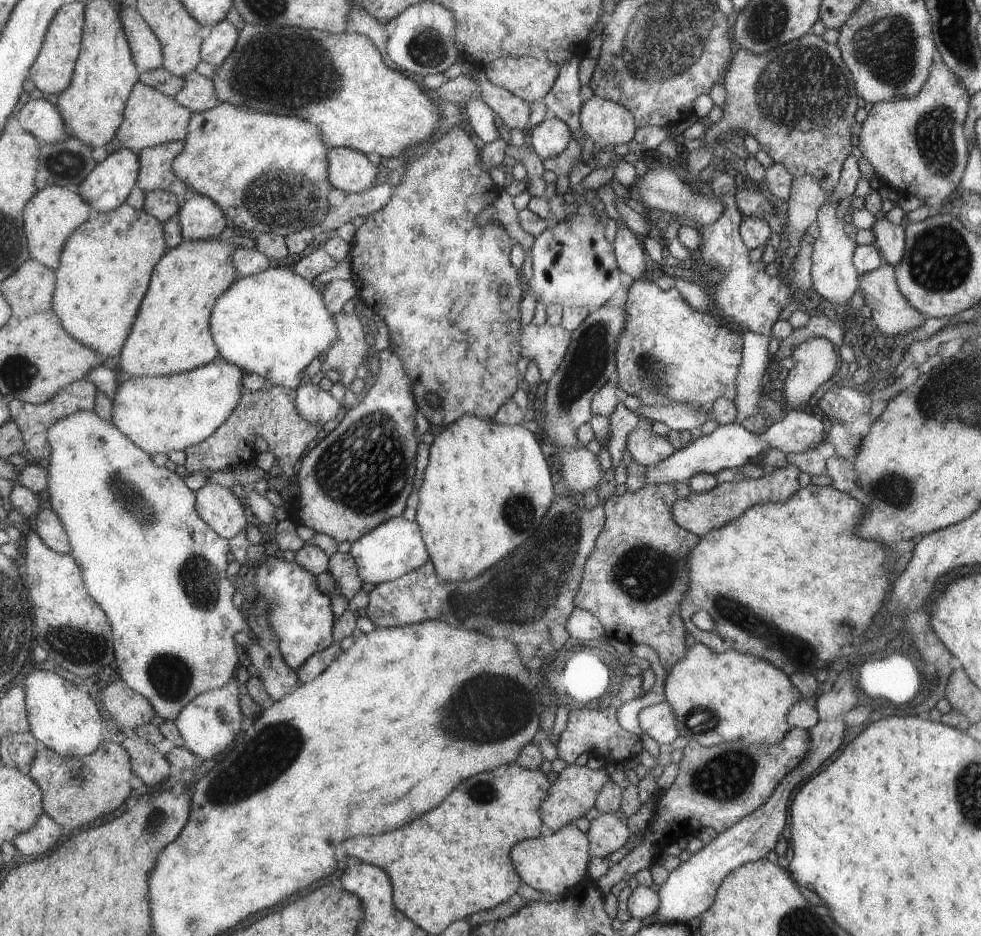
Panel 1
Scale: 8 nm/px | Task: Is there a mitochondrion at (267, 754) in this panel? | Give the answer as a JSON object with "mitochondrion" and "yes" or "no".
{"mitochondrion":"yes"}

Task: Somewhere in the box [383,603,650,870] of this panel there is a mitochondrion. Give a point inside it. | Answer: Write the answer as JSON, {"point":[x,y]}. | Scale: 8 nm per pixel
{"point":[509,706]}

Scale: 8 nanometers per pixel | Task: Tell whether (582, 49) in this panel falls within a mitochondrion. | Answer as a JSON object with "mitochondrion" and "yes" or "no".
{"mitochondrion":"no"}

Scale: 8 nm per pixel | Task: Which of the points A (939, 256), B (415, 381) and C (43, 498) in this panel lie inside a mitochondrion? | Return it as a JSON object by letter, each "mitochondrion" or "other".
{"A":"mitochondrion","B":"other","C":"other"}

